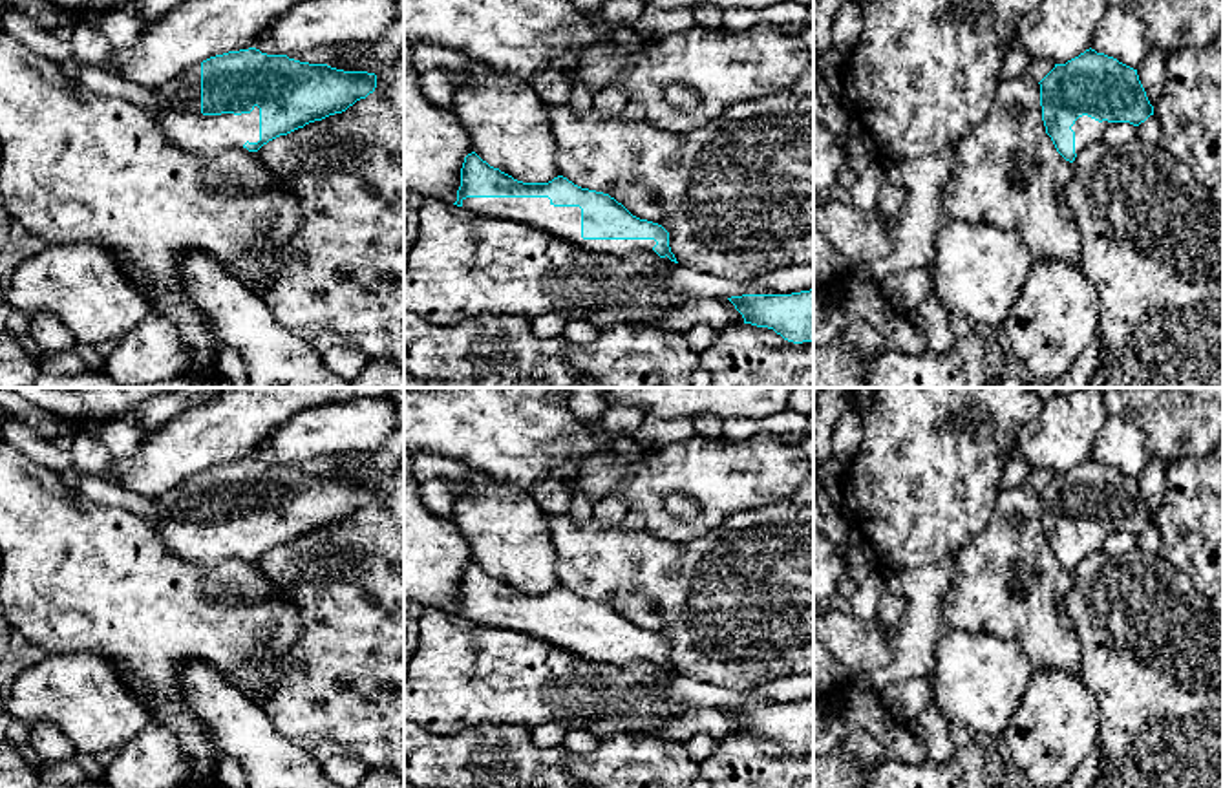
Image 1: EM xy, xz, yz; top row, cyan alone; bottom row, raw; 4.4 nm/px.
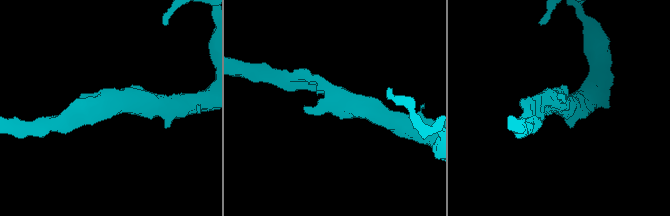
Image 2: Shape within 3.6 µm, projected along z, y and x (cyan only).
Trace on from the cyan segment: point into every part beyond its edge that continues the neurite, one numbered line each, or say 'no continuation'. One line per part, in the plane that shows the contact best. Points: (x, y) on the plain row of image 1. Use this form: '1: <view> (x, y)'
1: xz (562, 631)

